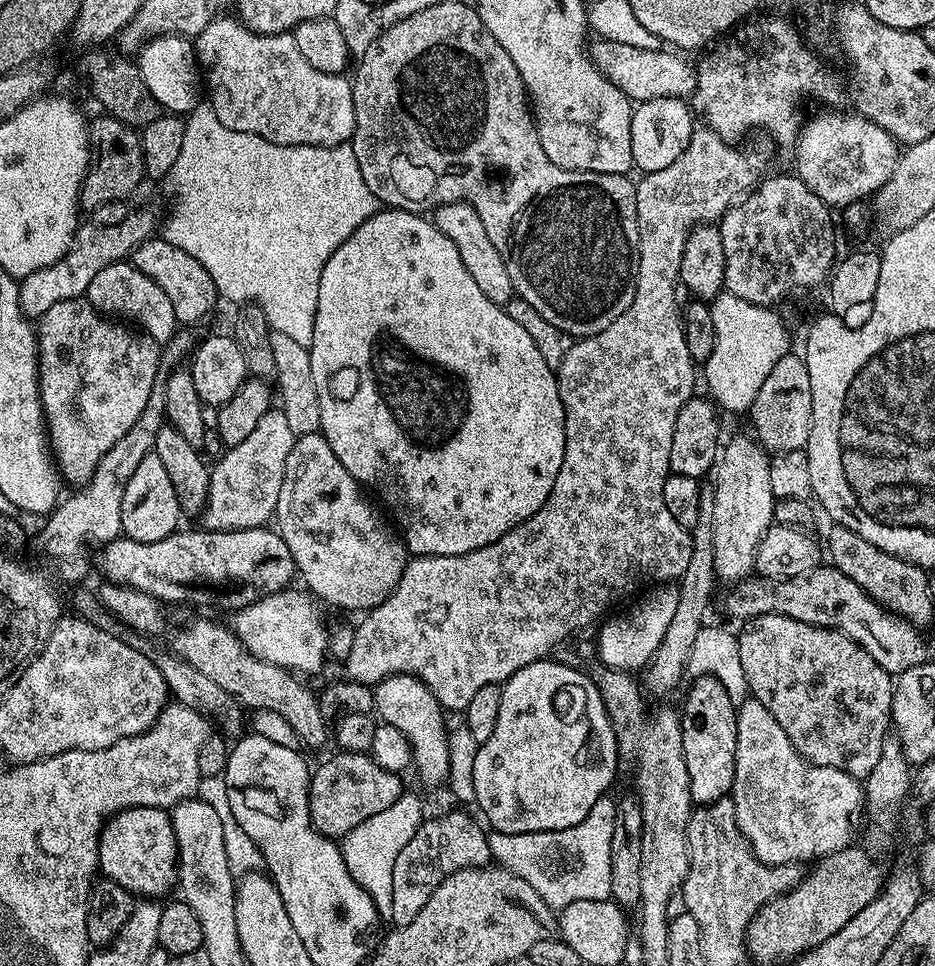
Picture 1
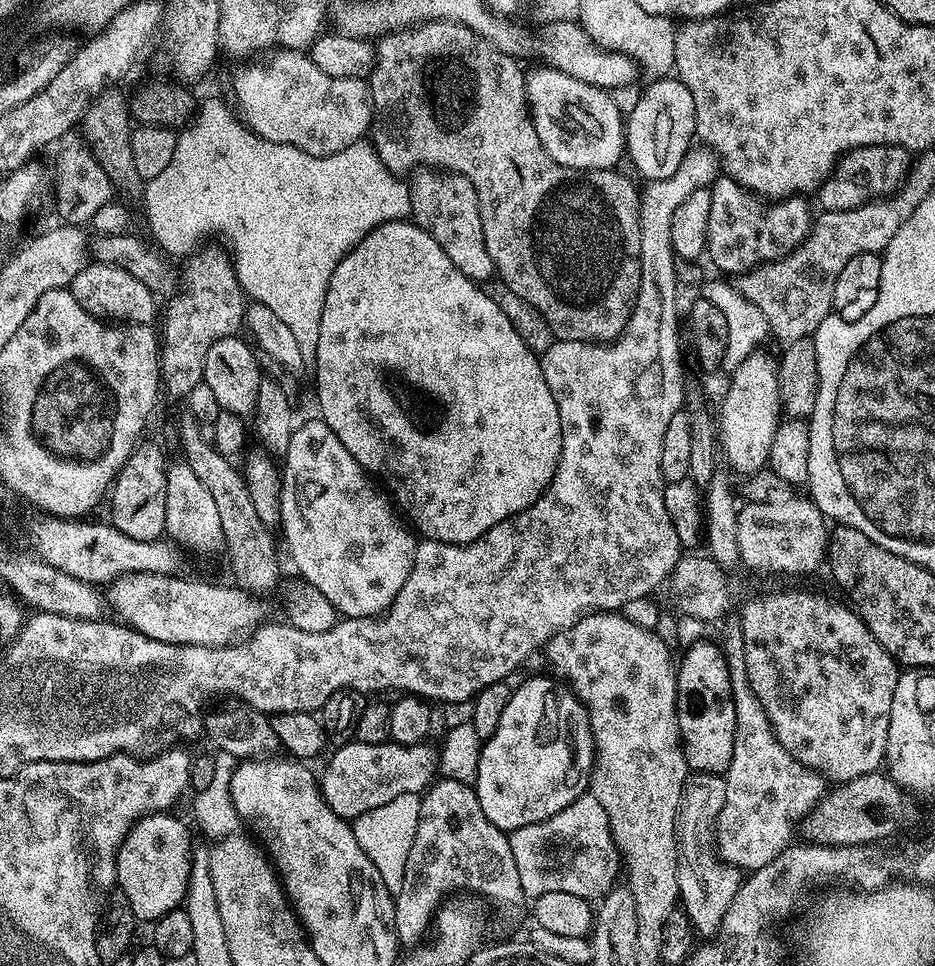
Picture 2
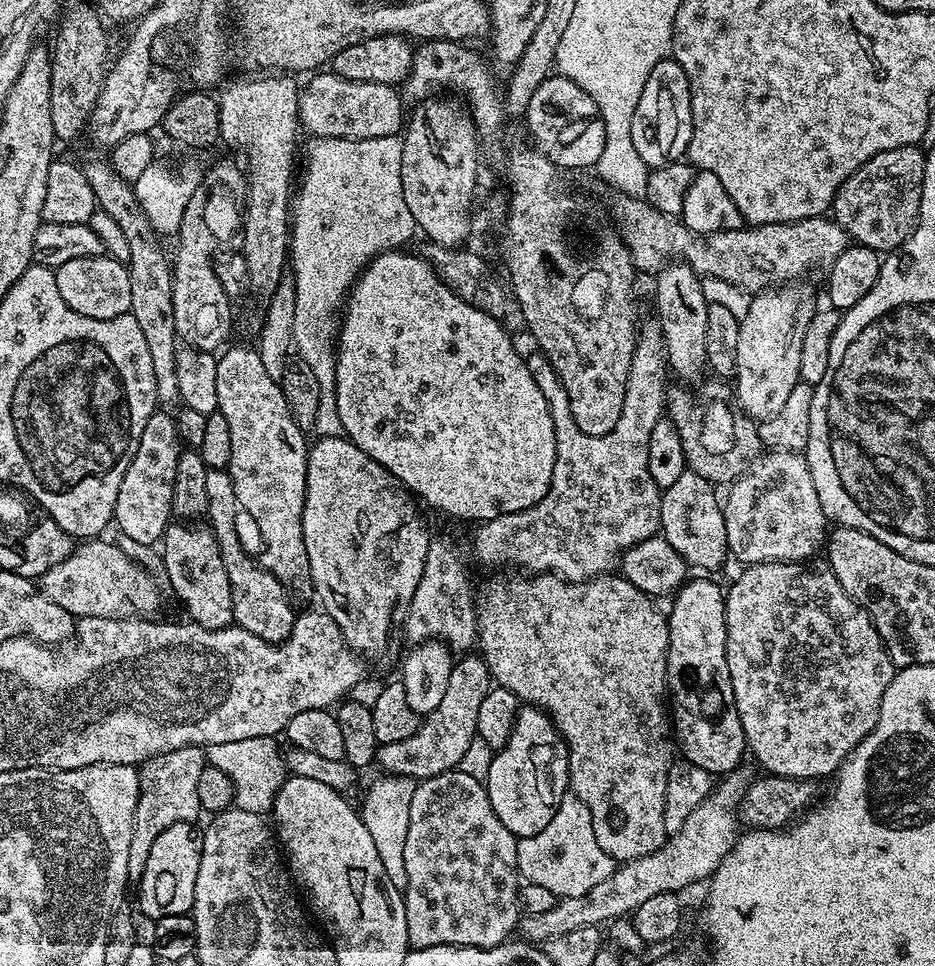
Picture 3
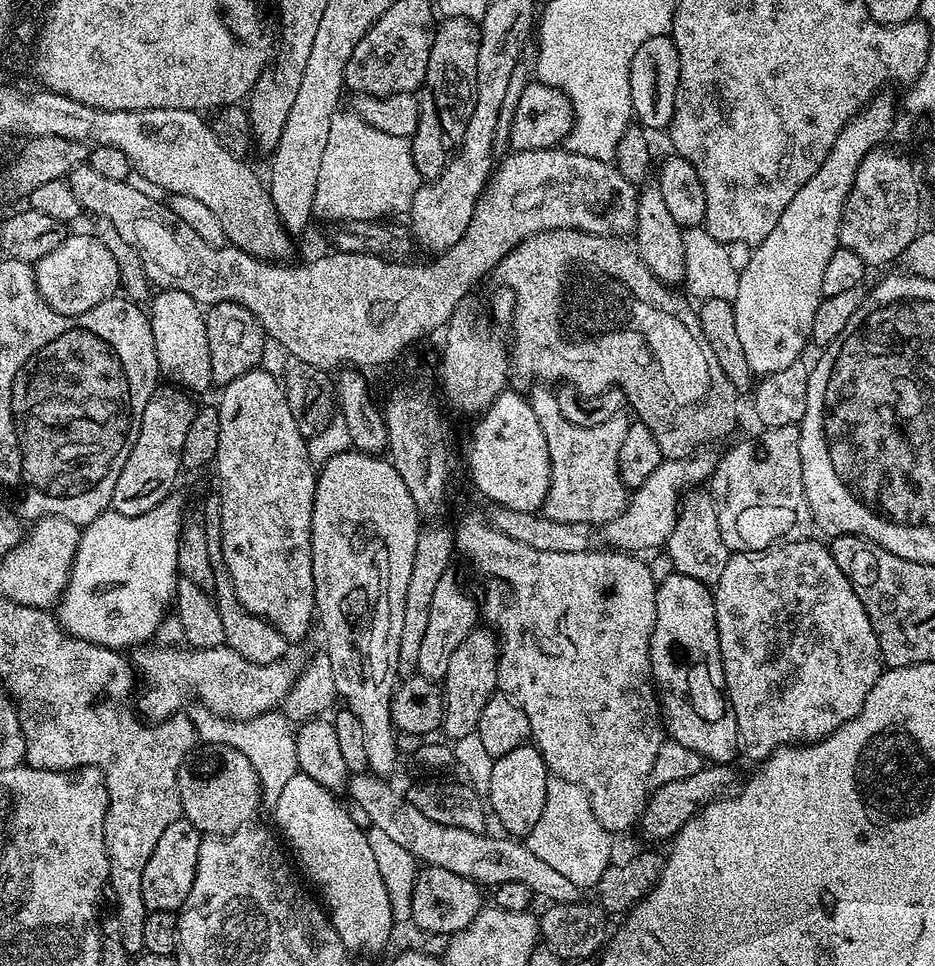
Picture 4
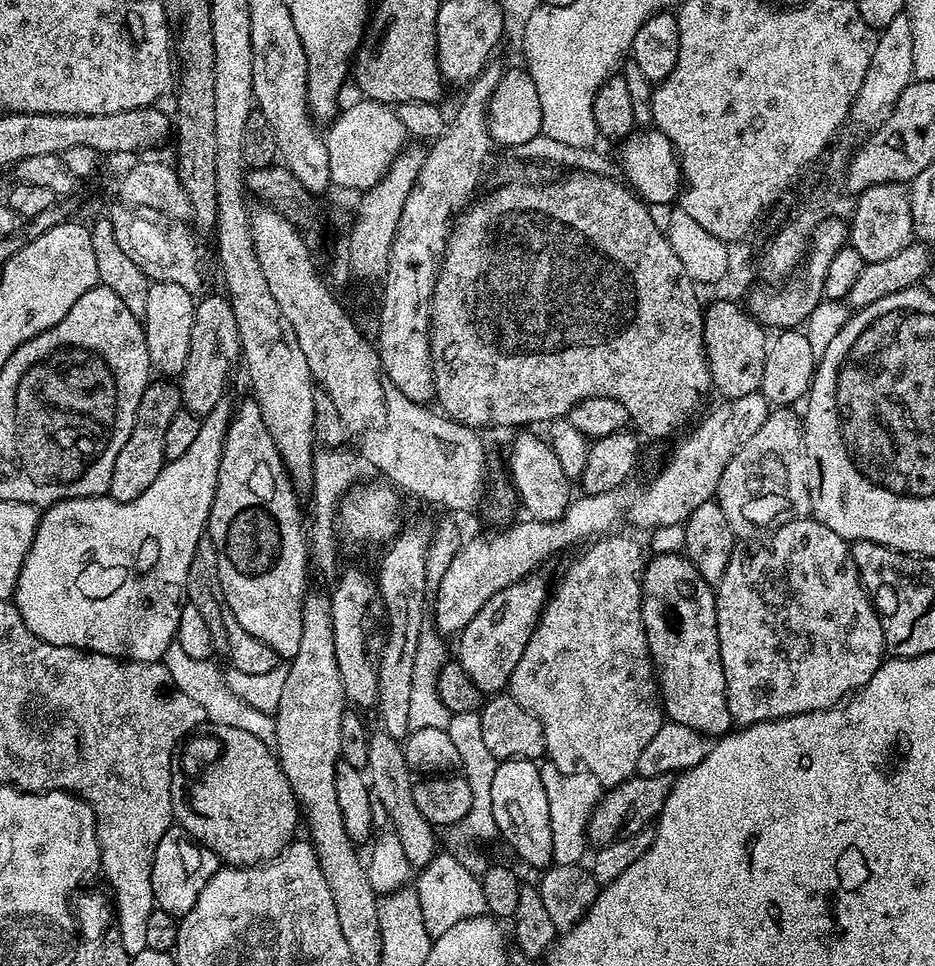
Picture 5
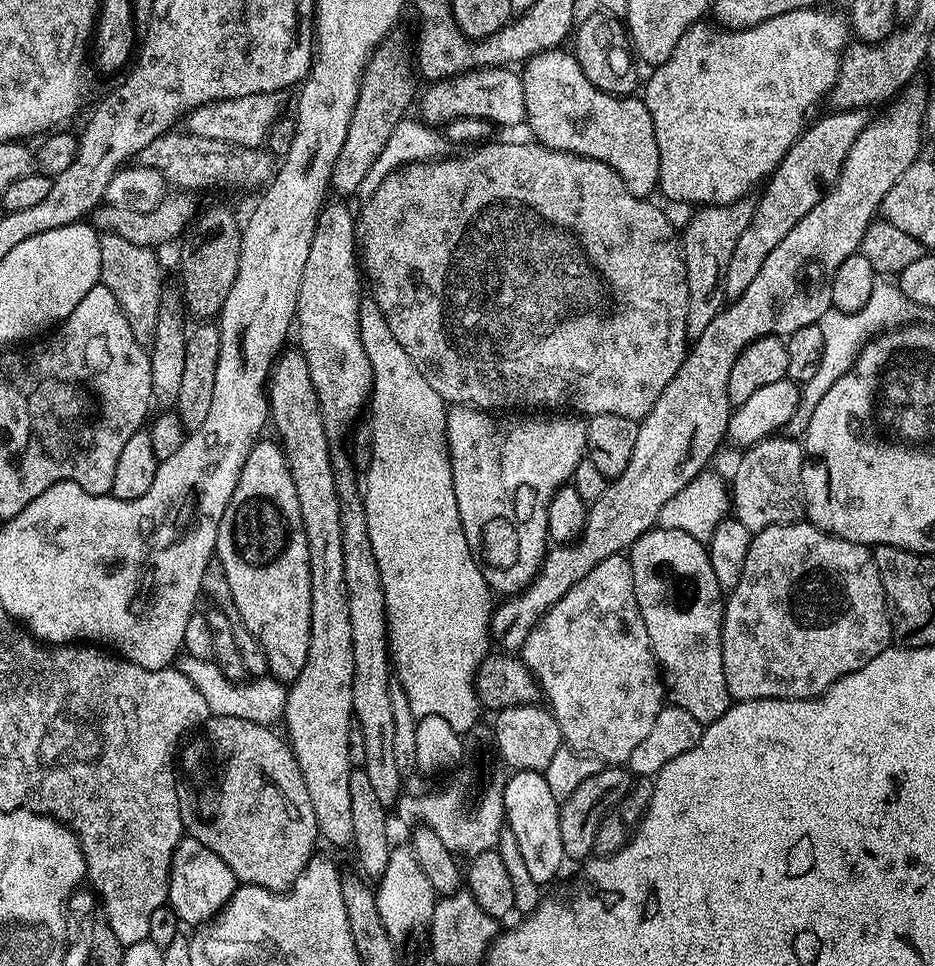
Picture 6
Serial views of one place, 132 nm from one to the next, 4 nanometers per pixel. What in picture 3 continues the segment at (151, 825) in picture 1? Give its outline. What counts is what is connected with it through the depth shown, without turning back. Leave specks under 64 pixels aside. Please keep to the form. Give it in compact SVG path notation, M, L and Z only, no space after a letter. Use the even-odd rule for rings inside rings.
M178 822L158 838L154 838L154 846L150 846L150 858L146 858L146 870L142 870L142 878L138 881L140 888L140 908L152 922L167 916L187 916L191 913L194 898L194 882L198 882L198 862L202 862L201 829L192 822Z

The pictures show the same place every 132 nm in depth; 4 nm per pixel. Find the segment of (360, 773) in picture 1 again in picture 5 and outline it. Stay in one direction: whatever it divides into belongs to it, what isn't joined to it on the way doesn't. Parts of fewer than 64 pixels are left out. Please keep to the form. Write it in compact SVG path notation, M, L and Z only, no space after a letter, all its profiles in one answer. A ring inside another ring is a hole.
M540 575L524 576L506 586L506 590L498 590L498 594L494 594L458 633L459 666L466 670L481 694L500 694L507 689L510 674L514 674L514 666L518 666L518 658L522 658L522 650L526 650L526 642L530 642L548 602L550 584L548 588L547 578Z

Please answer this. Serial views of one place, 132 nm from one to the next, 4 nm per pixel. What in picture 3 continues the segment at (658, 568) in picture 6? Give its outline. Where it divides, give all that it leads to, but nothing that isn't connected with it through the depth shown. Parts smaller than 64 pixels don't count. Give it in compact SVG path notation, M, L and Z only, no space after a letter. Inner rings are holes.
M689 579L680 585L678 591L671 597L672 609L667 609L666 619L668 621L668 687L670 693L670 716L674 721L674 736L678 741L678 748L682 751L683 759L694 762L694 766L702 766L702 770L713 774L727 774L741 767L743 756L746 756L746 745L744 742L744 731L742 722L738 718L738 710L734 702L734 686L730 682L730 666L726 666L726 618L724 617L724 598L726 592L723 587L719 588L712 580Z

